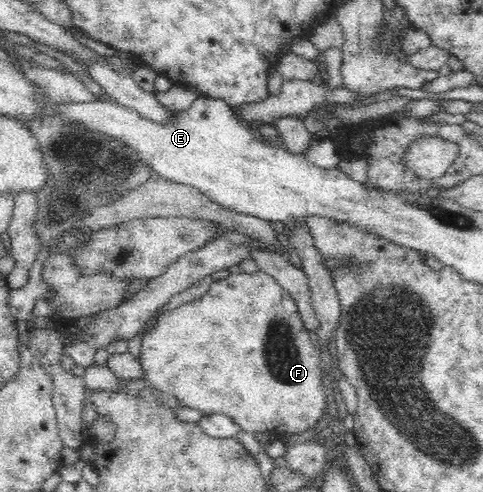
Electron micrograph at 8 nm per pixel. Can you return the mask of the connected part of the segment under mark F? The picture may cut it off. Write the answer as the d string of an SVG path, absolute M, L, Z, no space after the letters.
M258 270L255 274L229 273L221 280L213 280L210 290L199 300L190 301L183 305L164 312L157 318L156 325L151 331L142 336L140 344L139 362L143 367L143 378L150 388L160 395L168 398L174 404L181 404L189 408L200 410L204 415L226 414L239 423L241 430L254 435L273 432L275 434L295 434L303 432L316 425L326 409L326 394L321 384L322 366L320 357L313 347L311 336L304 328L302 316L299 314L298 306L279 282L270 274Z

